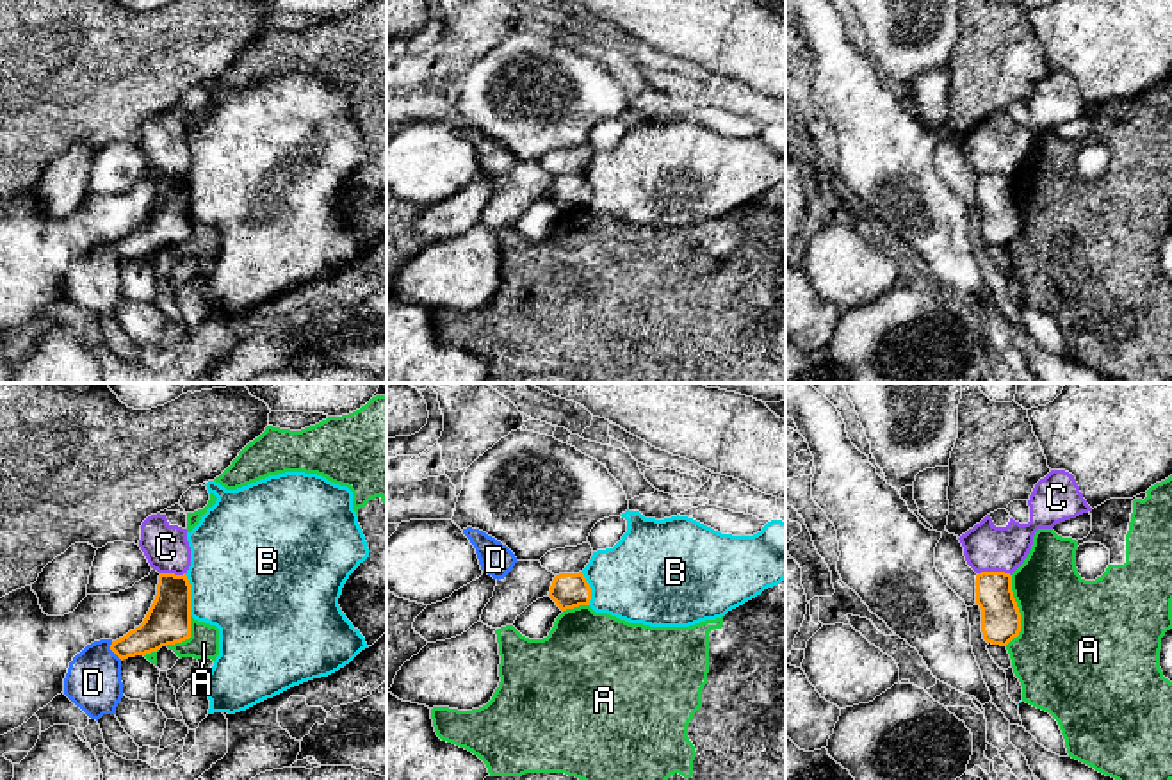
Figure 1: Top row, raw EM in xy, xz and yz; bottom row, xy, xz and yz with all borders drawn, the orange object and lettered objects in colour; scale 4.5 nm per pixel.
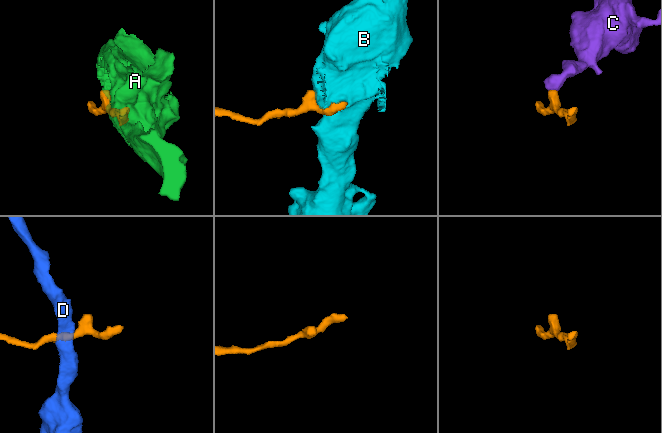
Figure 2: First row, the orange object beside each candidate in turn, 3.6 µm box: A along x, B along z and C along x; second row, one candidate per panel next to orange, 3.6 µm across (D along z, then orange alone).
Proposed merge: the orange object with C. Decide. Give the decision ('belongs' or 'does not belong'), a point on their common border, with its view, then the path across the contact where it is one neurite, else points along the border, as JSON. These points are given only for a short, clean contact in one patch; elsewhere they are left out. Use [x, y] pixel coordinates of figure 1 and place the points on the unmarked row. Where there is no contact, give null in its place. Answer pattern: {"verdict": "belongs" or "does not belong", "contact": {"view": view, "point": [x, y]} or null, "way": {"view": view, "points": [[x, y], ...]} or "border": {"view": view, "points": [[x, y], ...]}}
{"verdict": "does not belong", "contact": {"view": "yz", "point": [994, 173]}}

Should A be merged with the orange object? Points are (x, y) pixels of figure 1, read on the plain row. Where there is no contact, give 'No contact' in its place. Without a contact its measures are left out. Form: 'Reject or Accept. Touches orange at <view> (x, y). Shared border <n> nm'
Reject. Touches orange at yz (1017, 212). Shared border 320 nm

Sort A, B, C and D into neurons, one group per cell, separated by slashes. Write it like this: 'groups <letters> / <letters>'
groups A / B / C / D

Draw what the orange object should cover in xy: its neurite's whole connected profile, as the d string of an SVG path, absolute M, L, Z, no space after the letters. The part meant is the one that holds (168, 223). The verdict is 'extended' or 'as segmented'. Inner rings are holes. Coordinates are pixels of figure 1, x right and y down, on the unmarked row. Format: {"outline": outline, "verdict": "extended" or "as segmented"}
{"outline": "M160 175L155 201L144 223L112 242L110 251L123 262L146 256L191 239L191 185L187 176Z", "verdict": "as segmented"}

